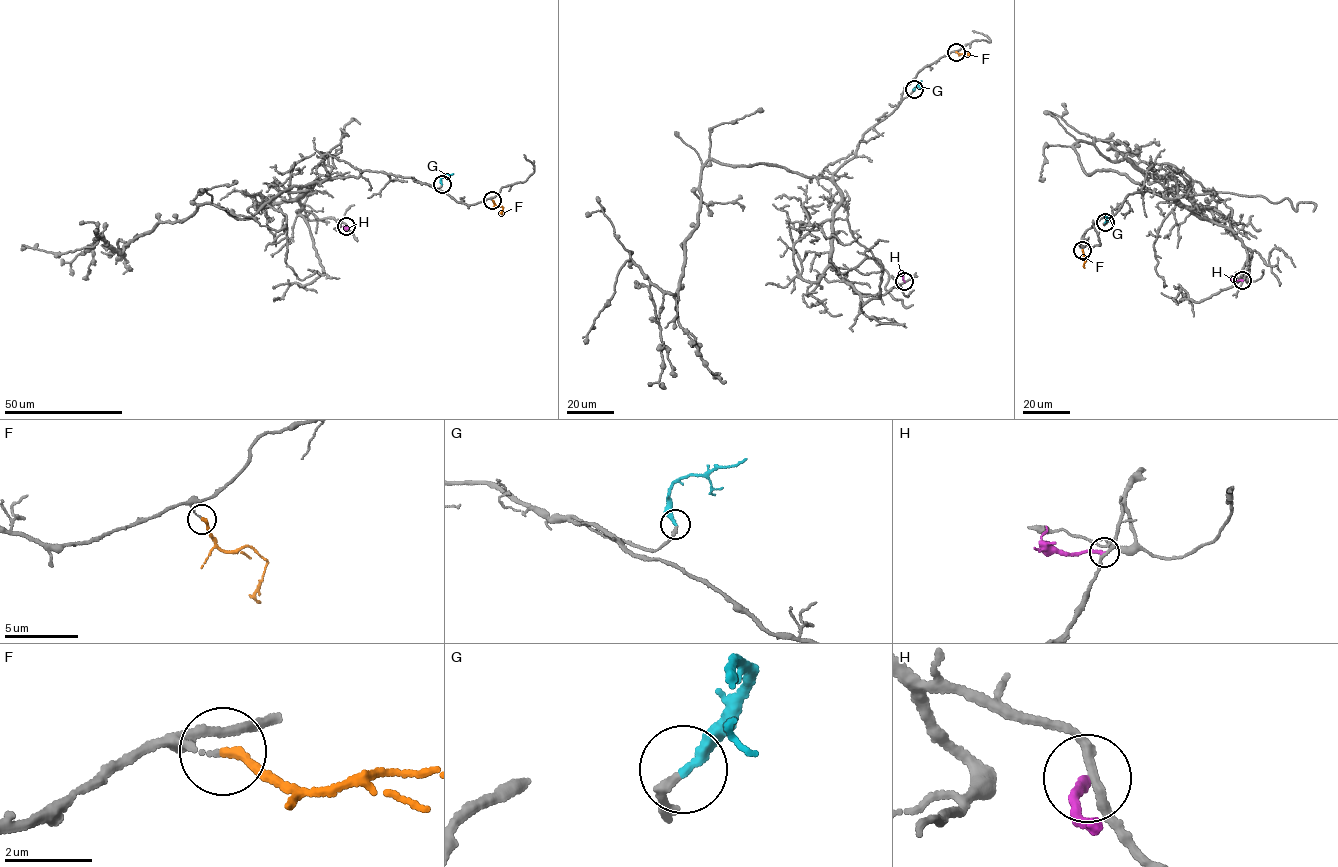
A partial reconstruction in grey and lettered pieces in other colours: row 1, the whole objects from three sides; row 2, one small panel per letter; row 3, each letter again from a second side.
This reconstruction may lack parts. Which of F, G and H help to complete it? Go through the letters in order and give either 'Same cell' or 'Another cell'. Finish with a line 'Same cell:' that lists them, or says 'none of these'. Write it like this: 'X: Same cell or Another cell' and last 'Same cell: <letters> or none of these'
F: Another cell
G: Same cell
H: Another cell
Same cell: G

